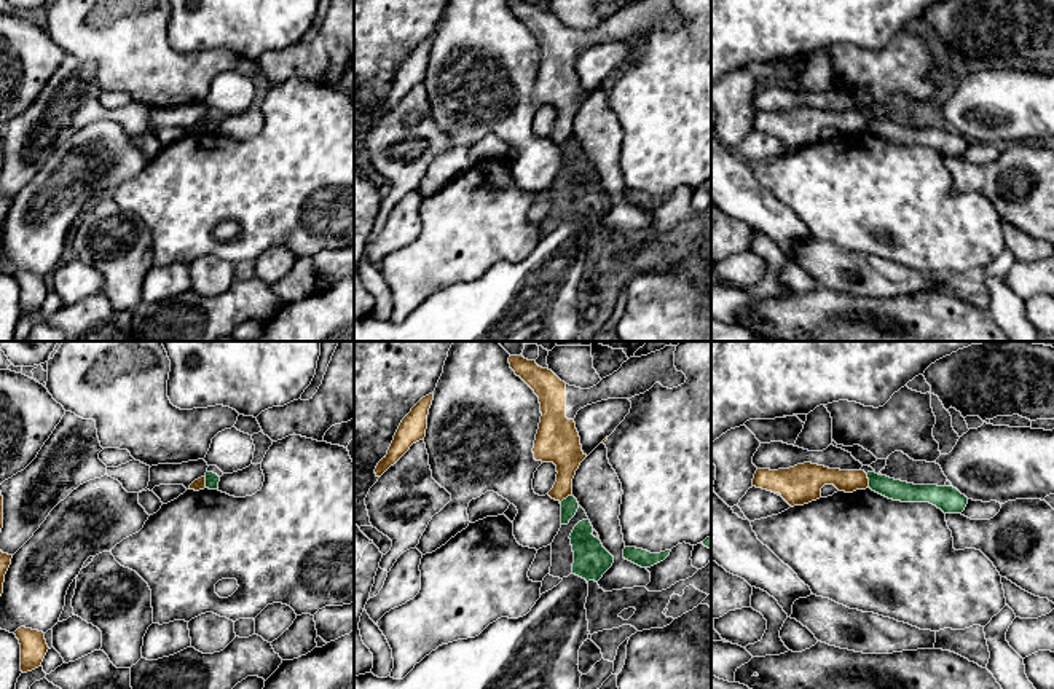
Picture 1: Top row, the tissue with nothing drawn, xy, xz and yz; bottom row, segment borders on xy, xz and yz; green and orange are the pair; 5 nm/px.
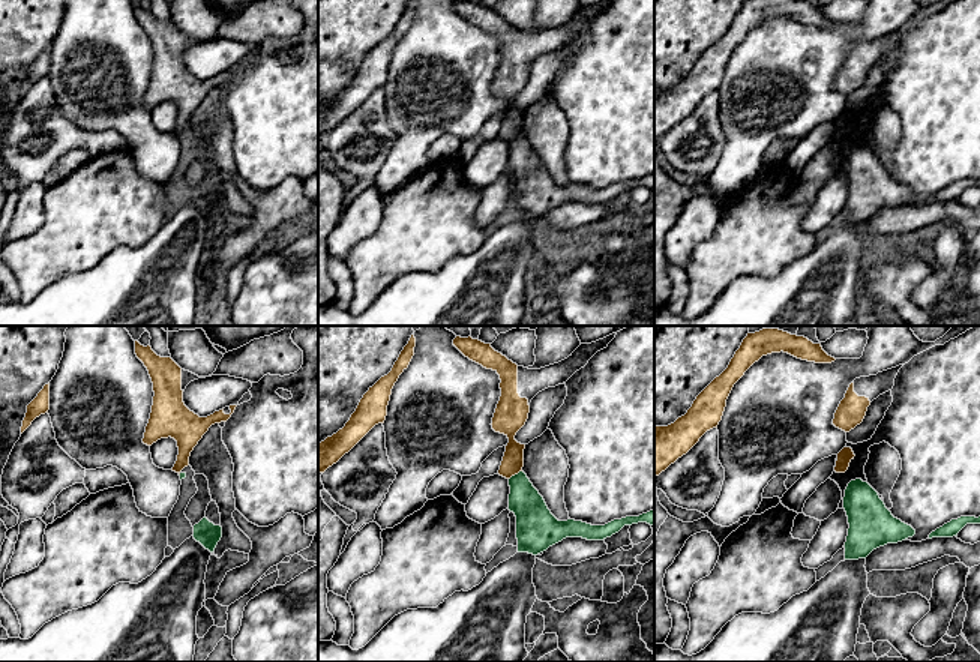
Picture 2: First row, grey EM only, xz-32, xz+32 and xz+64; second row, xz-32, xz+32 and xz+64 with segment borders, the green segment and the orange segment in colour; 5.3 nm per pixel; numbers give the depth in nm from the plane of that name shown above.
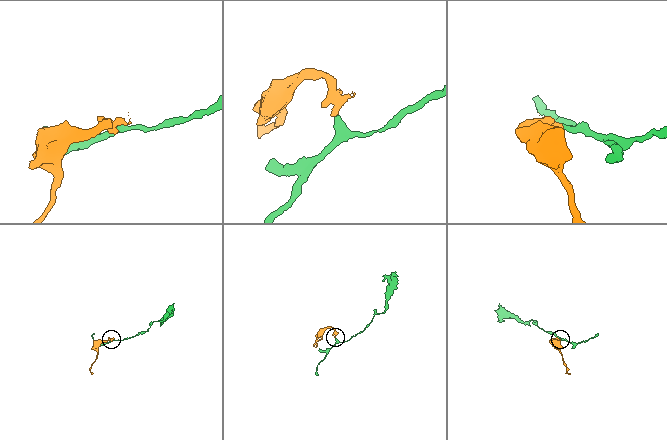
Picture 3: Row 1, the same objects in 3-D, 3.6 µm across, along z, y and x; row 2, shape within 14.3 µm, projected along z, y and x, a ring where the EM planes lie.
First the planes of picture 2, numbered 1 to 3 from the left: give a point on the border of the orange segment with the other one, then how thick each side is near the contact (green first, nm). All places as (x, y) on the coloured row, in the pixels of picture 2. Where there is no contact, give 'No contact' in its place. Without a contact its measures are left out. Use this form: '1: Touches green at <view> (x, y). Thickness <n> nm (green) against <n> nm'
1: No contact
2: Touches green at xz+32 (515, 475). Thickness 190 nm (green) against 120 nm
3: No contact

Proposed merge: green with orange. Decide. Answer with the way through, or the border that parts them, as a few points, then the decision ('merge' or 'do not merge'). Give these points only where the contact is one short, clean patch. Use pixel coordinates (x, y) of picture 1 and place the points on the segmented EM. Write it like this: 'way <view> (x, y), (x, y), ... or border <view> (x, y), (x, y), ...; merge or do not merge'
border yz (866, 474), (869, 487); do not merge

